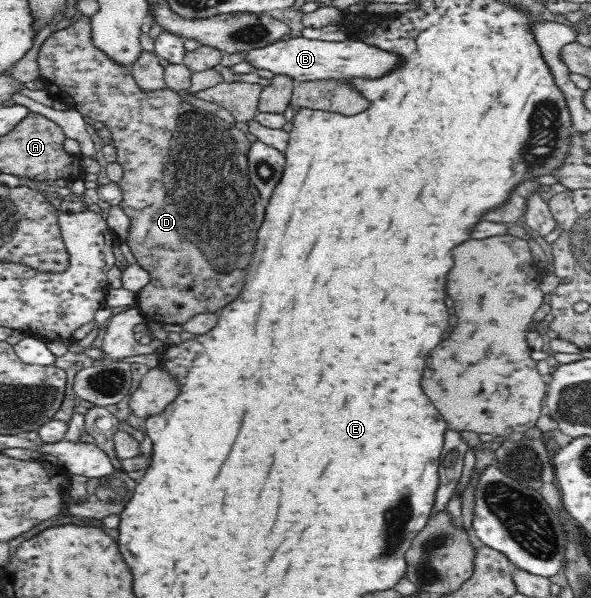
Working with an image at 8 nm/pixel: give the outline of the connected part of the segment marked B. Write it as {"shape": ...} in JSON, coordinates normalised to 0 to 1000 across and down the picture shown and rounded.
{"shape":[[[514,60],[472,67],[442,82],[423,82],[418,87],[418,104],[431,119],[448,115],[464,125],[484,125],[506,139],[536,134],[591,134],[599,129],[648,129],[658,115],[672,112],[675,95],[655,85],[635,82],[629,75],[614,72],[609,65],[584,69],[545,69],[519,65]]]}

